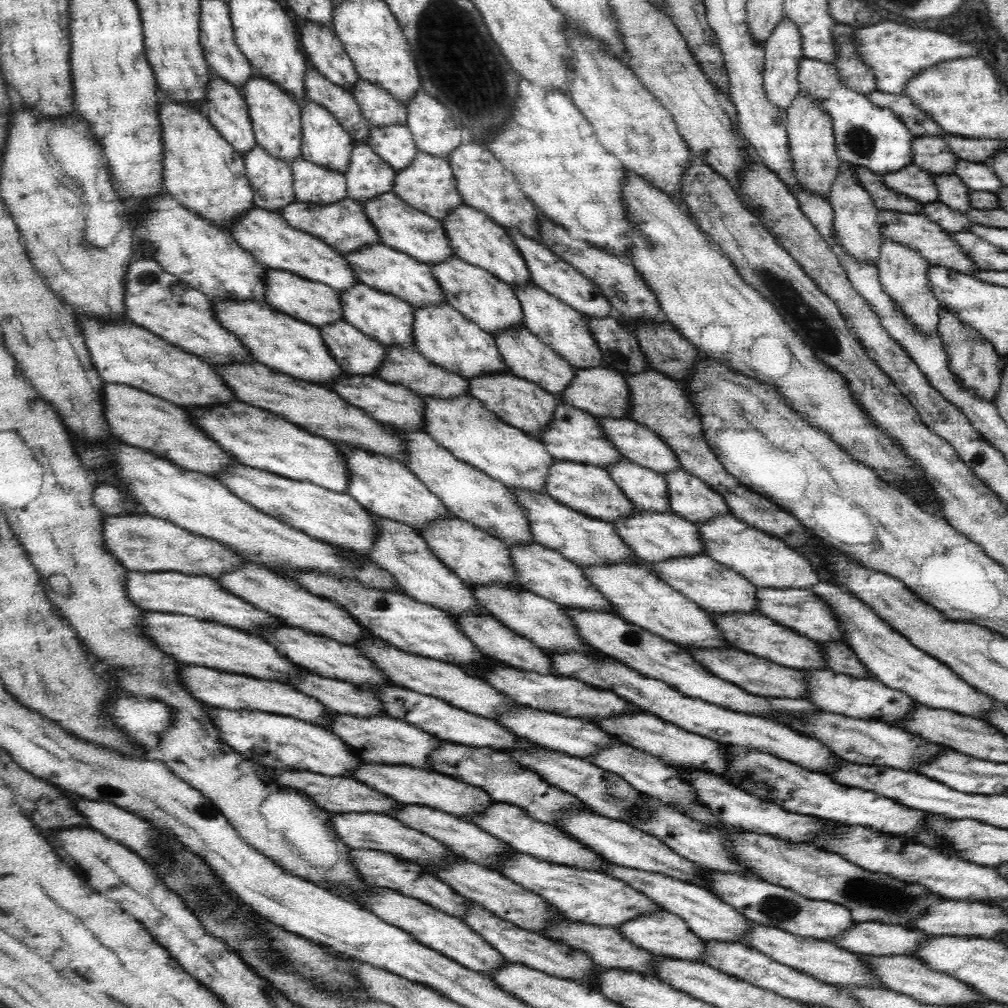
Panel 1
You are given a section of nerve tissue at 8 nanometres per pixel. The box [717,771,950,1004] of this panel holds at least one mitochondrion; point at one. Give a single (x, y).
(859, 892)

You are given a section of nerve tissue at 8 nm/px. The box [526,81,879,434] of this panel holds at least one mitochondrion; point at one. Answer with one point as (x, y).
(822, 329)

